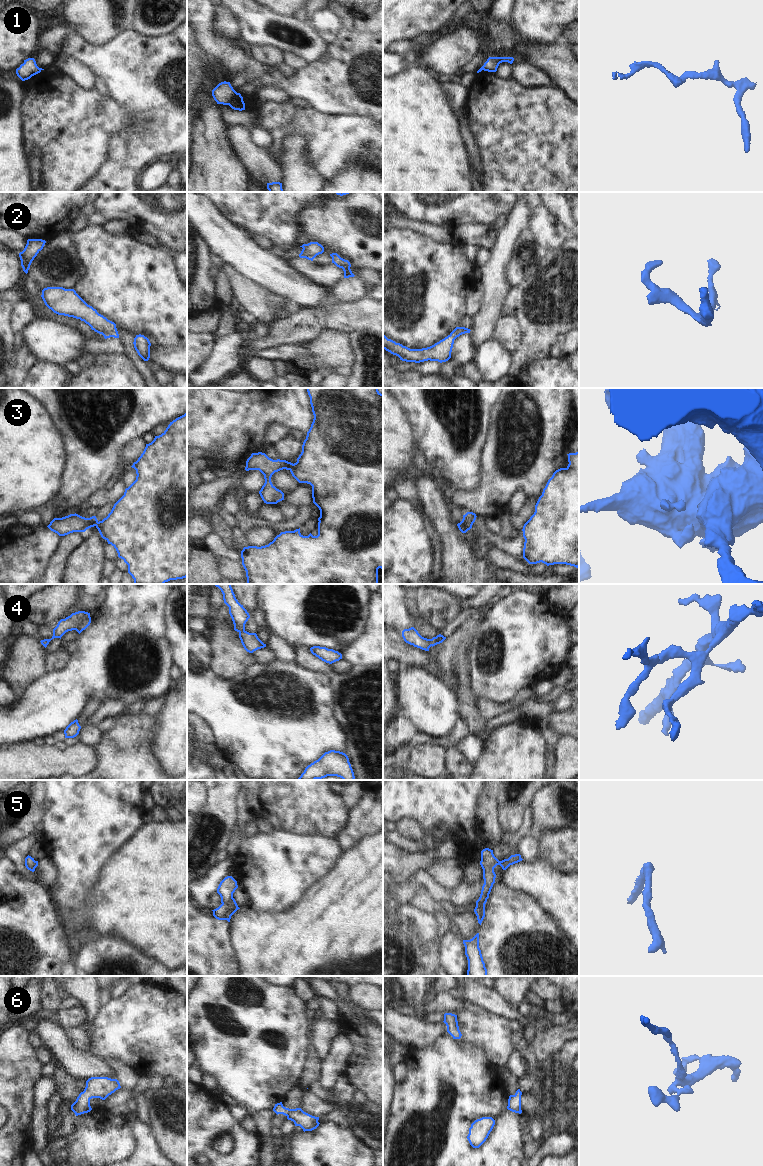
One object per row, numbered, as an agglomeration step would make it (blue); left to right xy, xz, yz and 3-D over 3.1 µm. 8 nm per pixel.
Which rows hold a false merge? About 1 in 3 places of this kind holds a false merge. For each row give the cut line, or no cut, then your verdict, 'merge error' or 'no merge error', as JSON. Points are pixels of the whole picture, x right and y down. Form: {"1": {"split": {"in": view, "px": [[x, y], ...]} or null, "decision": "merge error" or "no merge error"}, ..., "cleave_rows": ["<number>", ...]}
{"1": {"split": {"in": "xz", "px": [[237, 93], [228, 104]]}, "decision": "merge error"}, "2": {"split": null, "decision": "no merge error"}, "3": {"split": {"in": "xz", "px": [[293, 464], [290, 470]]}, "decision": "merge error"}, "4": {"split": null, "decision": "no merge error"}, "5": {"split": null, "decision": "no merge error"}, "6": {"split": null, "decision": "no merge error"}, "cleave_rows": ["1", "3"]}

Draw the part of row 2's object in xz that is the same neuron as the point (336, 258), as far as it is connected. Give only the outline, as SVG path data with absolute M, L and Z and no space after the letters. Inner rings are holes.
M332 253L330 254L330 256L332 257L332 263L334 263L337 267L343 269L344 278L355 276L350 269L351 264L348 260L341 258L337 253Z

